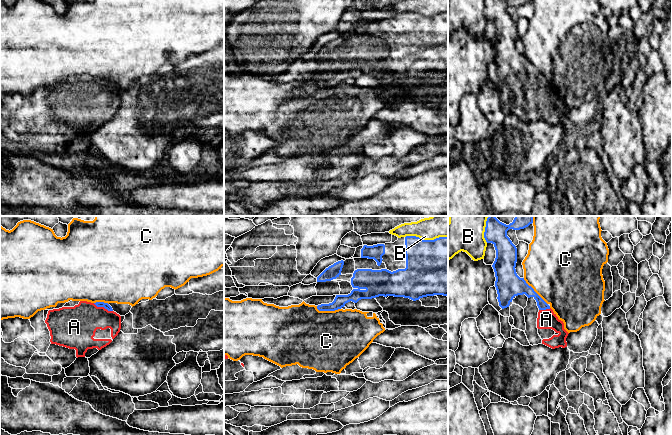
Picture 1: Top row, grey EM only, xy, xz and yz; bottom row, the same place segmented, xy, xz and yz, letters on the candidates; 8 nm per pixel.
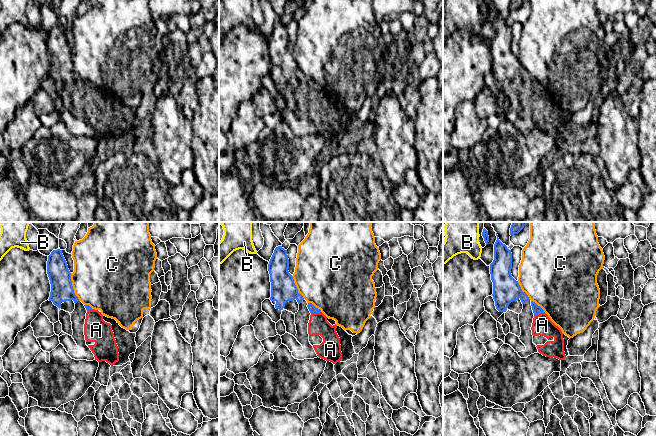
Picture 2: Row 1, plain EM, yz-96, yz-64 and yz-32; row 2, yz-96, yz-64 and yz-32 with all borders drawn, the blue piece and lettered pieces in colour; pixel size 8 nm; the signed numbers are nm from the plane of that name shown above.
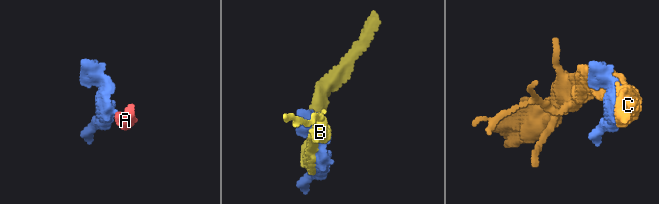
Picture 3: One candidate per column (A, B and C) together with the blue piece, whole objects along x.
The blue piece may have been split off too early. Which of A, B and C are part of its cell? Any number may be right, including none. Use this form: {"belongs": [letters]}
{"belongs": ["A"]}

